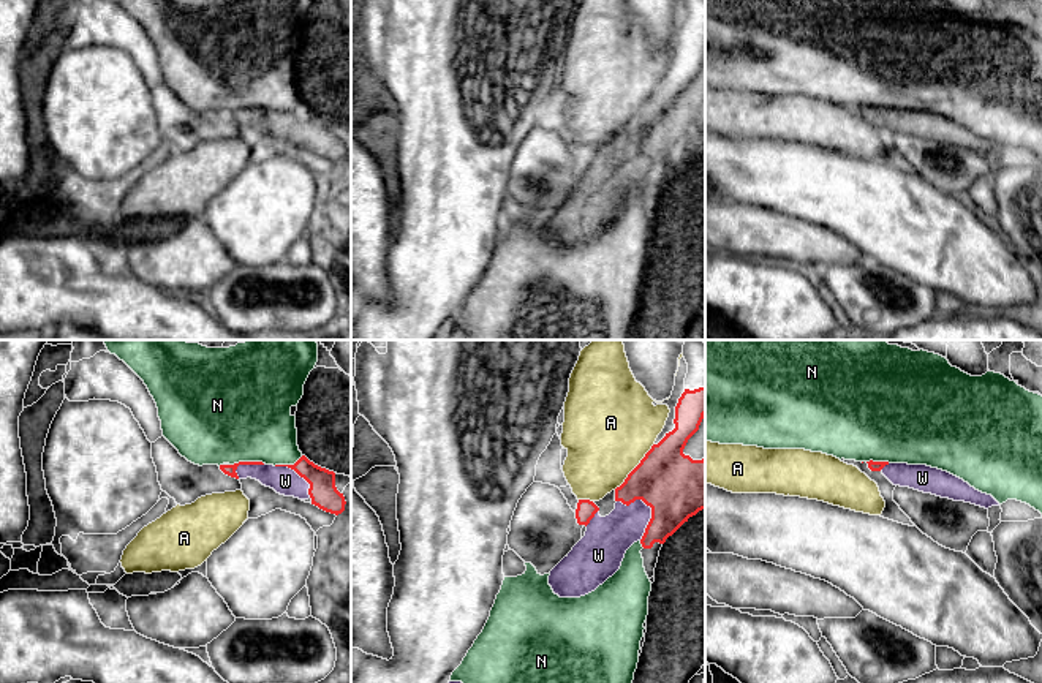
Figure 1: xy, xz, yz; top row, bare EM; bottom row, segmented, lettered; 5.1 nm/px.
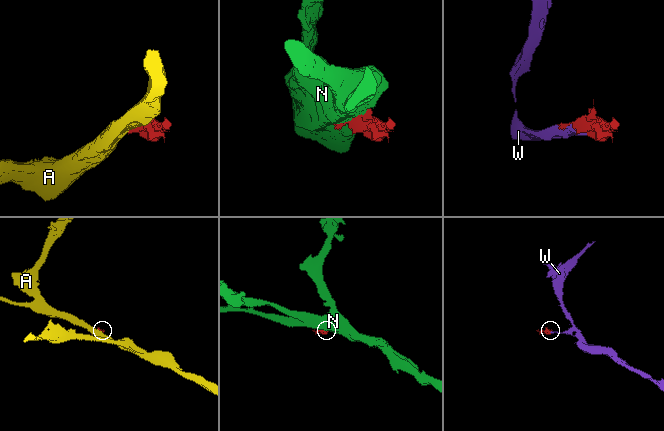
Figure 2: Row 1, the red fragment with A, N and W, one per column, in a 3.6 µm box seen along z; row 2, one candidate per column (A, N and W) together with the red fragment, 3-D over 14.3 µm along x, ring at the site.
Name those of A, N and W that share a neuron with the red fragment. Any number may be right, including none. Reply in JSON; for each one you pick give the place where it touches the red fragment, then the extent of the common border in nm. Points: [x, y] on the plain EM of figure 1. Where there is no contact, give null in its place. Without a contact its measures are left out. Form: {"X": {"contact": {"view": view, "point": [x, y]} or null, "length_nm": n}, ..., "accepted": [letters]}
{"W": {"contact": {"view": "xz", "point": [650, 152]}, "length_nm": 240}, "accepted": ["W"]}

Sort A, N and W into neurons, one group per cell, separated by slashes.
A / N / W

